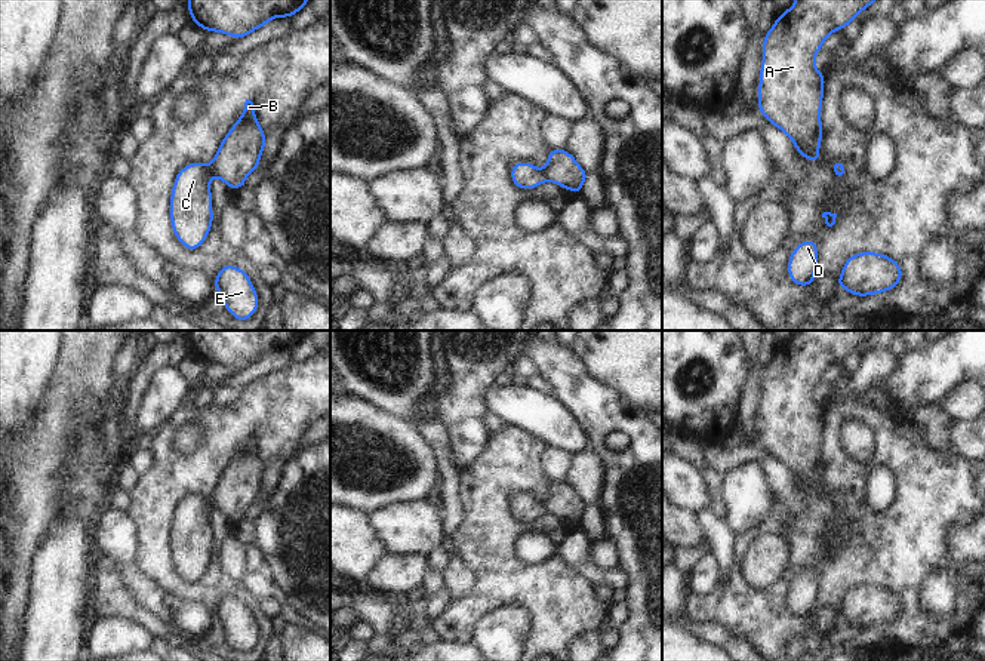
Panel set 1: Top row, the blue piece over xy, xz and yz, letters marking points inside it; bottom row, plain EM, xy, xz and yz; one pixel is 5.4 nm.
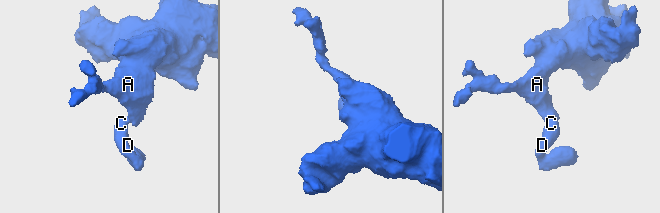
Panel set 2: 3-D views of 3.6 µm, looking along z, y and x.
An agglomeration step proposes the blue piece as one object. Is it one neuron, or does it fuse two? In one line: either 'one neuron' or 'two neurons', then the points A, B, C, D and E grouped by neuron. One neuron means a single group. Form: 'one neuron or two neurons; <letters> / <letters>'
one neuron; A B C D E

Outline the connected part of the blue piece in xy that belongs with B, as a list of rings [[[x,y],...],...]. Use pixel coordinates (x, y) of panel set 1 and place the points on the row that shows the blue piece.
[[[246,99],[241,117],[221,141],[212,165],[190,163],[173,182],[170,221],[175,237],[188,249],[197,250],[213,224],[210,178],[221,178],[228,188],[240,190],[244,178],[259,169],[265,148],[265,130],[255,117],[255,105]]]

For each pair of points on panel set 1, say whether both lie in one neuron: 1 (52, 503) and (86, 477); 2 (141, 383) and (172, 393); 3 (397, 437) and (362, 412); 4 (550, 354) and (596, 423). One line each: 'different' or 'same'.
1: different
2: different
3: same
4: same

